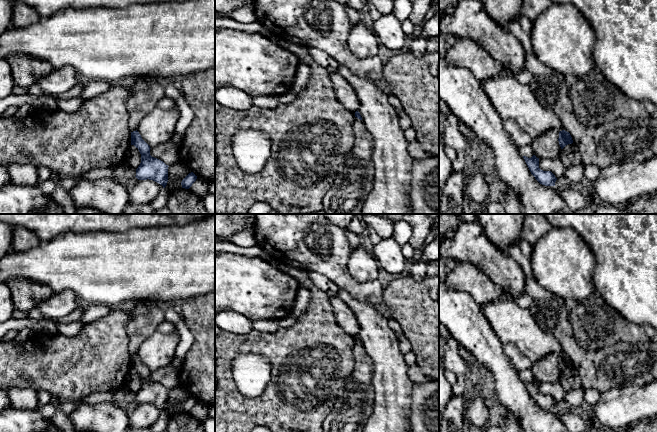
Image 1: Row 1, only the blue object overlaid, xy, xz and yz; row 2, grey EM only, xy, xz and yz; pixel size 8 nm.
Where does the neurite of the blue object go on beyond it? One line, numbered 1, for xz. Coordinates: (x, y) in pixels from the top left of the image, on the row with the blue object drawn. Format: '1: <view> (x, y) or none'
1: none

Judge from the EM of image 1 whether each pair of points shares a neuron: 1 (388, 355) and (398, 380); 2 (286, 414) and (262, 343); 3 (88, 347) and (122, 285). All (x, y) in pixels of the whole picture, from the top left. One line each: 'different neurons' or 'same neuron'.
1: same neuron
2: same neuron
3: different neurons

